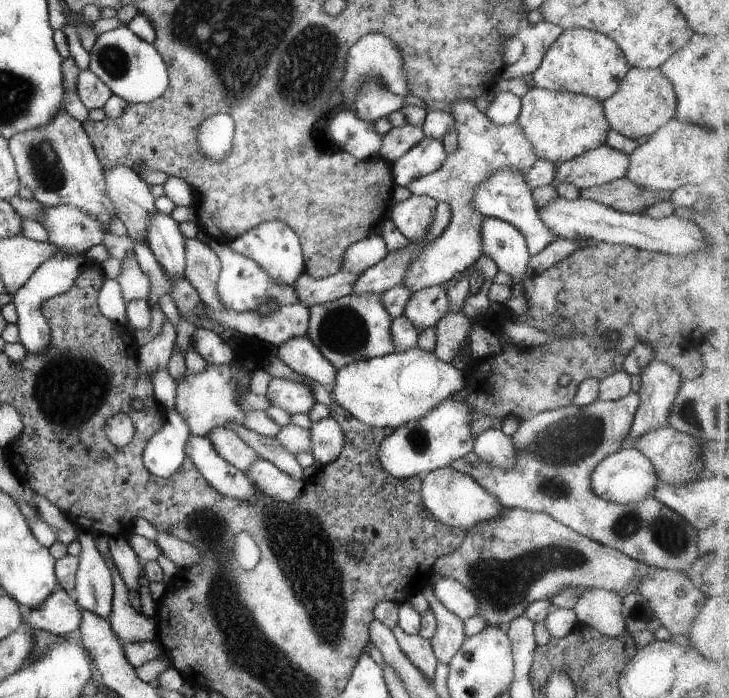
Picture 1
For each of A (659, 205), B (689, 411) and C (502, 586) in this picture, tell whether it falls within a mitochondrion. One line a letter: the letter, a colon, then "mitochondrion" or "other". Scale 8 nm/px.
A: other
B: mitochondrion
C: mitochondrion

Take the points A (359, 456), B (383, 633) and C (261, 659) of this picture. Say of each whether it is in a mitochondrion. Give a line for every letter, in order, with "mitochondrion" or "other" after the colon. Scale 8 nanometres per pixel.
A: other
B: other
C: mitochondrion

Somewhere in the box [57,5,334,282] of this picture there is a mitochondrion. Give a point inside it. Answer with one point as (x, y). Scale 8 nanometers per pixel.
(114, 61)

